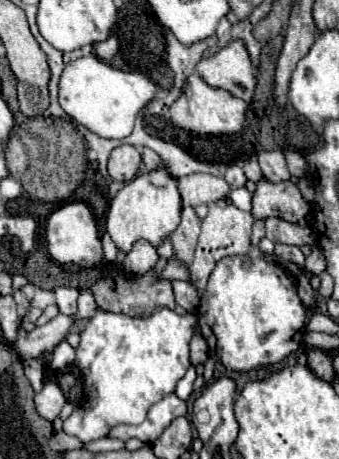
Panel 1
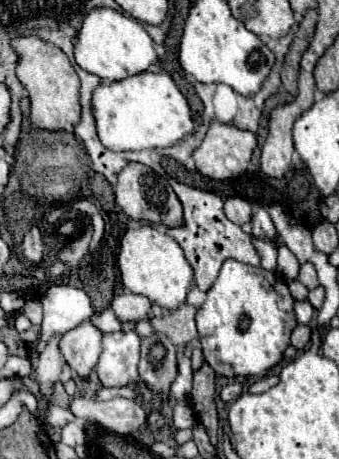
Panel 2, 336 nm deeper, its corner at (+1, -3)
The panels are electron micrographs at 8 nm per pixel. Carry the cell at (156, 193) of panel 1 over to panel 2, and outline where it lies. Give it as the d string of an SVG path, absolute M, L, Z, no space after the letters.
M143 224L141 228L129 228L121 240L117 262L121 270L121 280L125 288L133 294L147 296L153 304L165 310L177 310L181 308L181 304L187 302L189 286L193 284L193 268L185 260L179 244L165 232L159 232L149 224Z

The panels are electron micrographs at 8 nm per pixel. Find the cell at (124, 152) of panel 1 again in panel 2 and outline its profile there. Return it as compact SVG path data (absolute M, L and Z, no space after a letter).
M131 162L121 170L119 182L115 186L115 202L131 220L147 222L147 224L163 226L163 228L183 226L181 202L177 200L177 194L173 192L169 182L163 176L159 176L157 172L153 172L149 166Z

